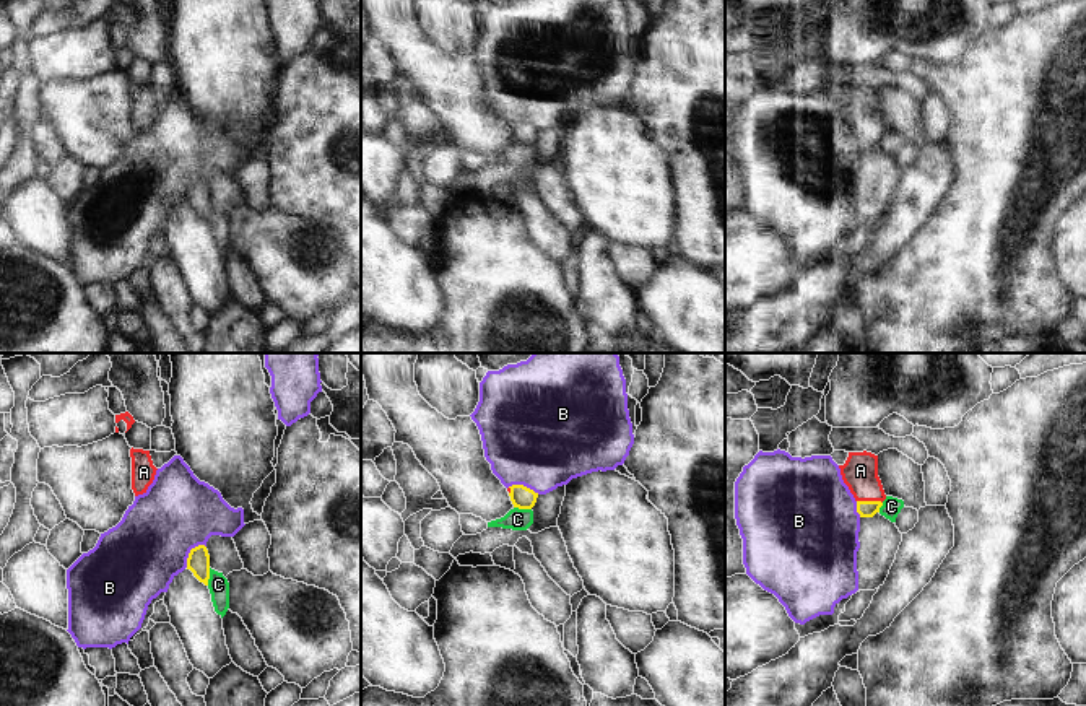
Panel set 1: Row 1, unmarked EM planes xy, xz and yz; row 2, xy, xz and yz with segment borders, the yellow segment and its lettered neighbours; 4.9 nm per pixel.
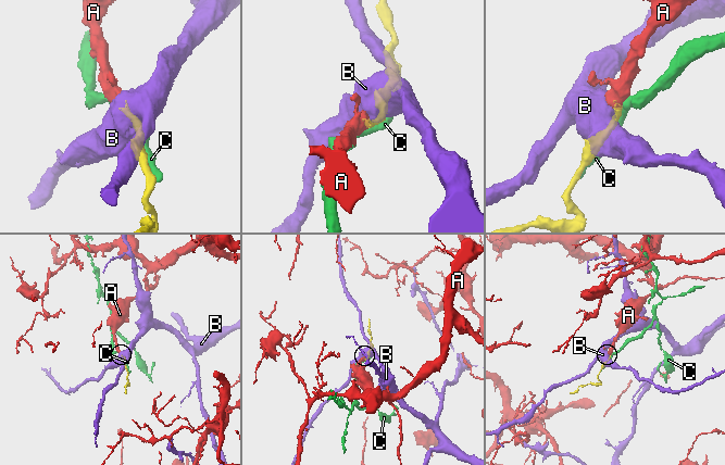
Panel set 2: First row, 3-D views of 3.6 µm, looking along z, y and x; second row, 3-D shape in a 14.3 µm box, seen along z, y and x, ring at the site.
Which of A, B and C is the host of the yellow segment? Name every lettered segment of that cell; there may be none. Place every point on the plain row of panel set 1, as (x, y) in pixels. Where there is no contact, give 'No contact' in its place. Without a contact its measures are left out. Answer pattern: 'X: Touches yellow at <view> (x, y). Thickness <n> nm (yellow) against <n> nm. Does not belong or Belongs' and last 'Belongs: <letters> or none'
A: Touches yellow at yz (870, 137). Thickness 80 nm (yellow) against 180 nm. Belongs
B: Touches yellow at xy (191, 187). Thickness 110 nm (yellow) against 380 nm. Does not belong
C: Touches yellow at xy (208, 212). Thickness 110 nm (yellow) against 100 nm. Does not belong
Belongs: A.

